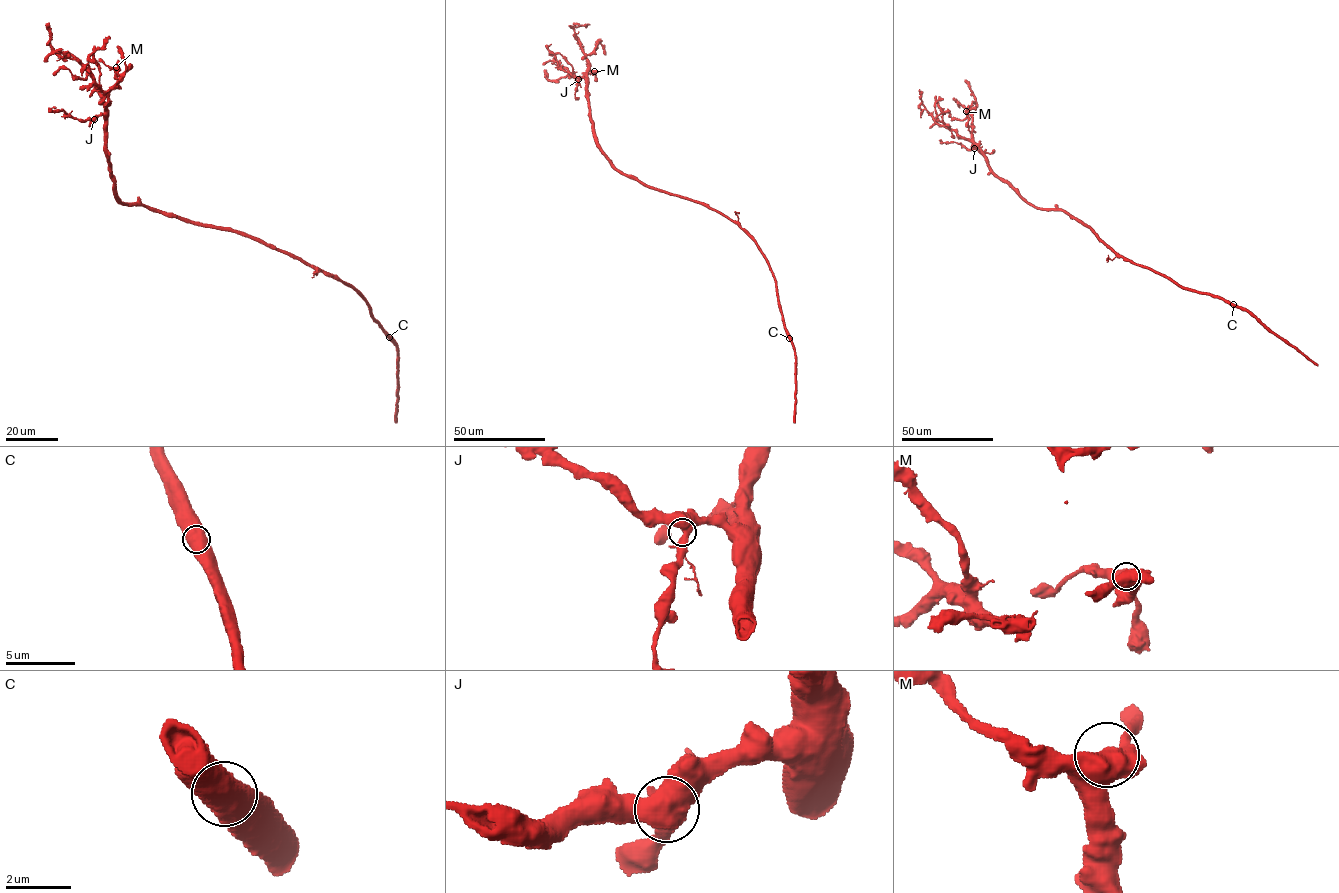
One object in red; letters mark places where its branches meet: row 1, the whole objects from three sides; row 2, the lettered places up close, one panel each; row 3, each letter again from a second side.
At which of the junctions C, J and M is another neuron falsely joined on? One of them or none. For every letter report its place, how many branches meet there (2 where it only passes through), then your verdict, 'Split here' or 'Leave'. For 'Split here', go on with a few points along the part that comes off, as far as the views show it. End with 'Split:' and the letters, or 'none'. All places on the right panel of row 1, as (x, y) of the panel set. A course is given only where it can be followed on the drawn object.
C: Place: (1233, 304). Branches: 2. Leave
J: Place: (974, 148). Branches: 2. Leave
M: Place: (966, 111). Branches: 2. Leave
Split: none

